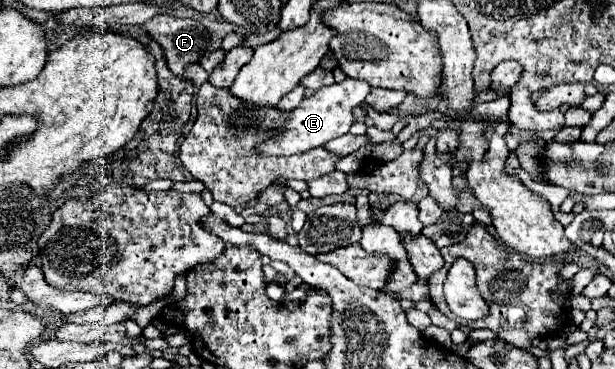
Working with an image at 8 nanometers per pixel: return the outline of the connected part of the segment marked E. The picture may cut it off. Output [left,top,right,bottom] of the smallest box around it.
[258,78,372,156]

